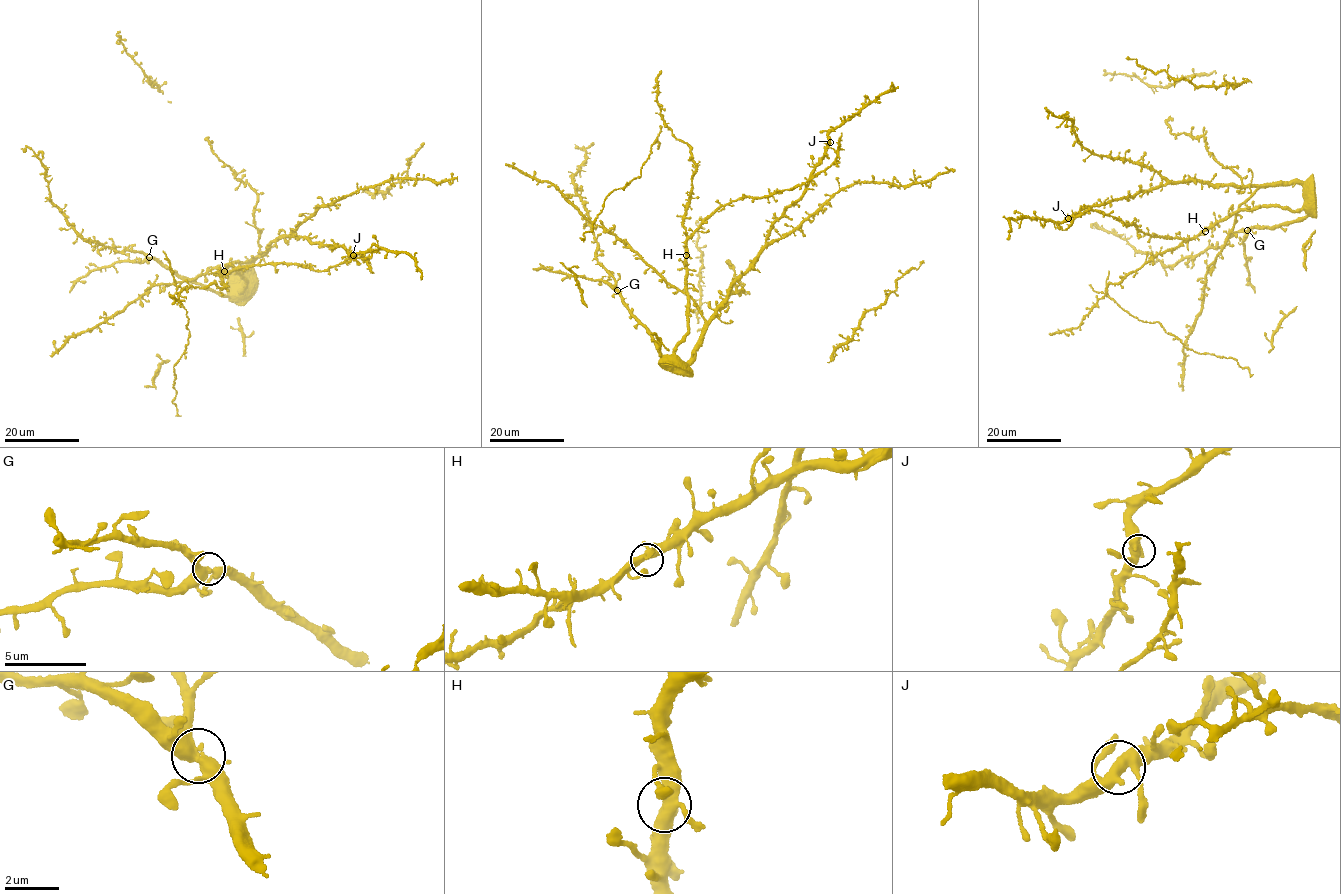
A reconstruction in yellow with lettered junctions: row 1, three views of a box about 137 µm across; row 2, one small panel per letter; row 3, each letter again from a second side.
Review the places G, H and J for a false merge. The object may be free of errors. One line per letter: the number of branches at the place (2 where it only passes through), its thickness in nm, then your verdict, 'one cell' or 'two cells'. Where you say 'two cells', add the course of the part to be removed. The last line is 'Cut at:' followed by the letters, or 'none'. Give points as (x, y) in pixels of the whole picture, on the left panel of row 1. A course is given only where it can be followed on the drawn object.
G: branches 4; calibre 420 nm; one cell
H: branches 4; calibre 400 nm; one cell
J: branches 4; calibre 400 nm; one cell
Cut at: none

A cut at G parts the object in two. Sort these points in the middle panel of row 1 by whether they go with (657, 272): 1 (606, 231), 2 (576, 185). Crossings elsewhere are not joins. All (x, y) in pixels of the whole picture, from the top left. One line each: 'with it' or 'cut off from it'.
1: with it
2: cut off from it

